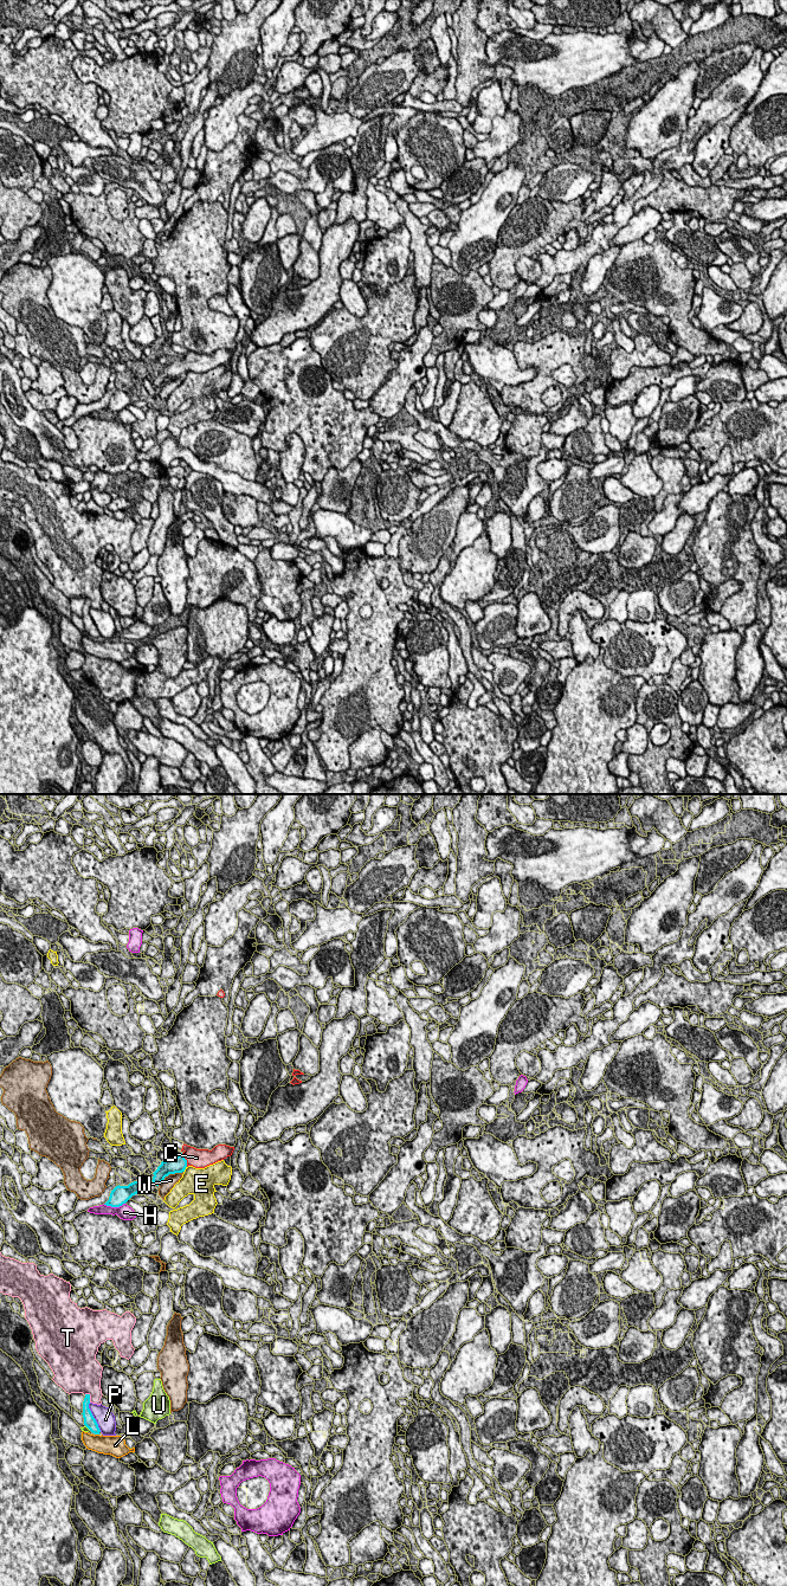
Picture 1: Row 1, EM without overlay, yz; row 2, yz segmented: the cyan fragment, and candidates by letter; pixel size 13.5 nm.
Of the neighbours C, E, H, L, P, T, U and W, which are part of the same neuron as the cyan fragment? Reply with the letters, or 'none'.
C

